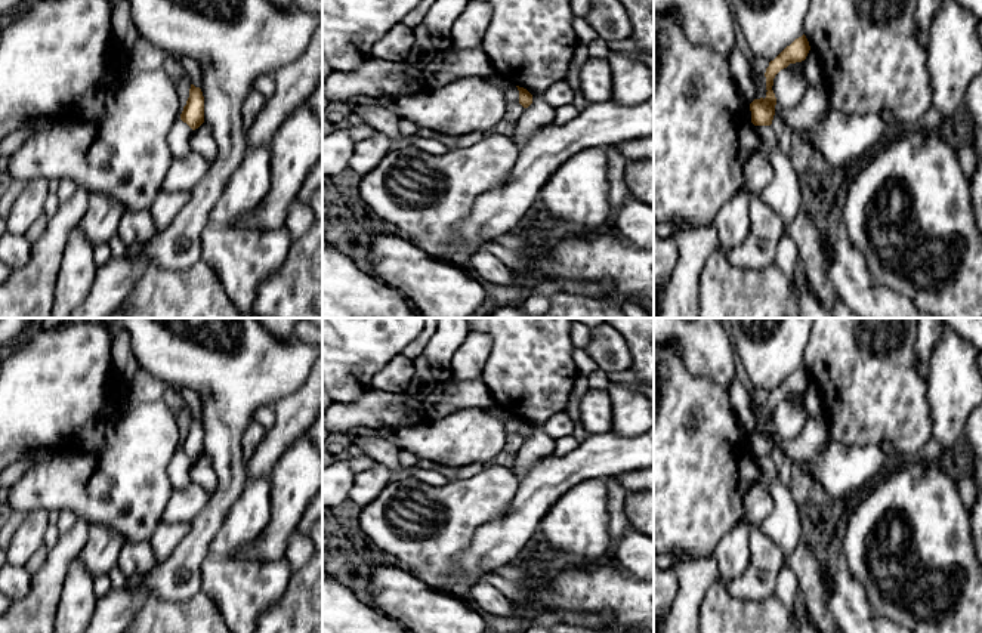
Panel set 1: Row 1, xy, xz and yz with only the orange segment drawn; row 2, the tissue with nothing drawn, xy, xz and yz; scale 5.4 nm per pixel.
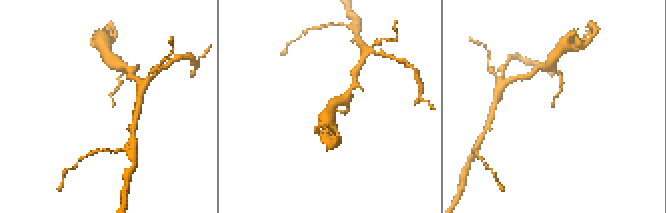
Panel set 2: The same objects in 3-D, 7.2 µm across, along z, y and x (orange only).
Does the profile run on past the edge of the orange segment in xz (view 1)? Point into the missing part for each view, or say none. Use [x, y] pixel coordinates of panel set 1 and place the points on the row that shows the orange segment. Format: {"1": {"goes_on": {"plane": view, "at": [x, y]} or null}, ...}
{"1": {"goes_on": null}}

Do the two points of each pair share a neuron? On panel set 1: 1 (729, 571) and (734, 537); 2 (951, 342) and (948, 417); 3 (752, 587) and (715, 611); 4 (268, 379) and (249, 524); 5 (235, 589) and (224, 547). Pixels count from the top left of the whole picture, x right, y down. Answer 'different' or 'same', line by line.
1: same
2: same
3: different
4: different
5: different

